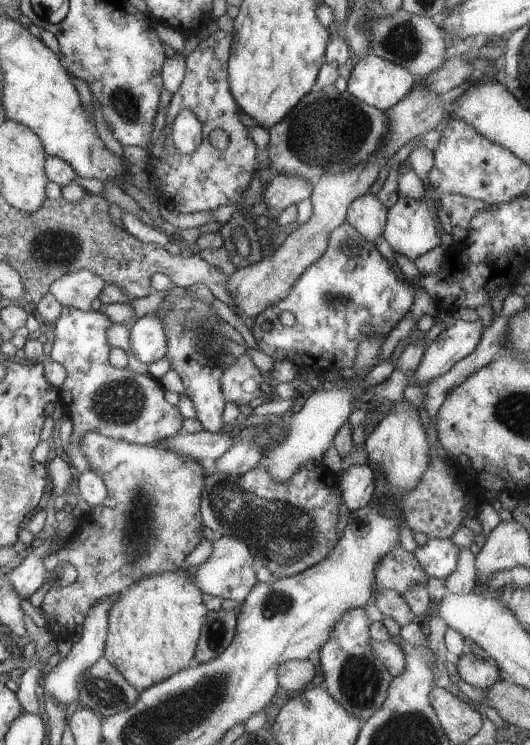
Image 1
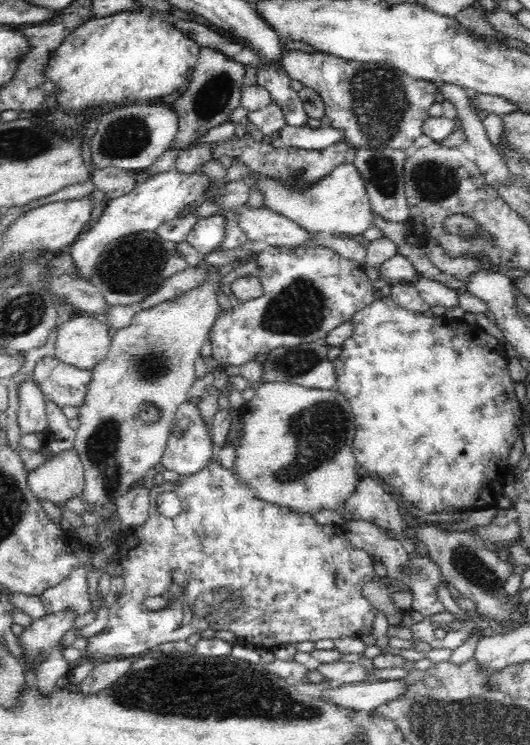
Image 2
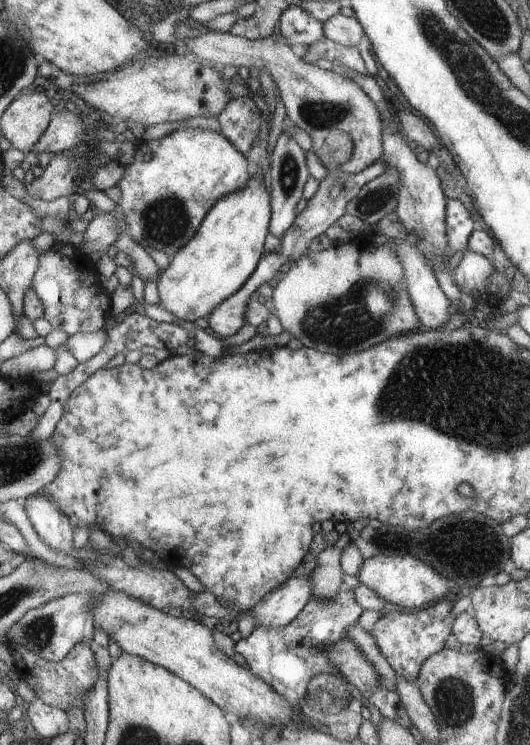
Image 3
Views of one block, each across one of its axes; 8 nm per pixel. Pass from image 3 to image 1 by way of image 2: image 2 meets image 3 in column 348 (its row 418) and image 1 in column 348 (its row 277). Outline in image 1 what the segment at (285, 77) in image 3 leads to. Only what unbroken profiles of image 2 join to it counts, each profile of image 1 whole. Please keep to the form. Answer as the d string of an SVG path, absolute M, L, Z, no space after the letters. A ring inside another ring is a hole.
M364 194L348 206L346 221L362 239L368 240L376 247L376 240L384 234L384 228L387 226L386 208L380 204L377 196Z

